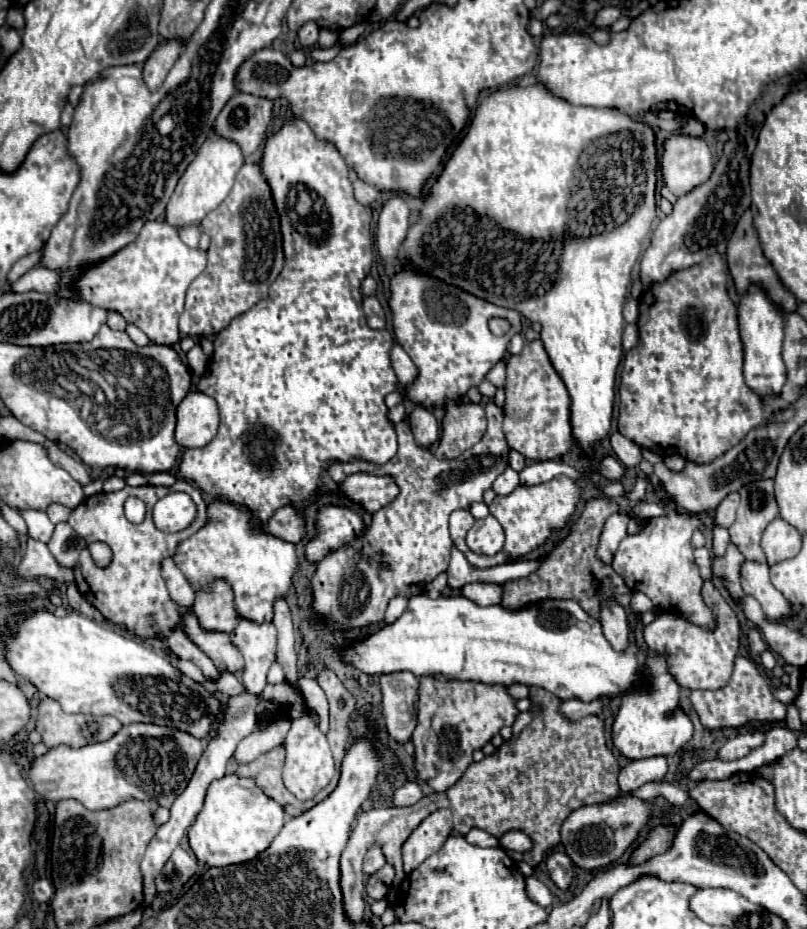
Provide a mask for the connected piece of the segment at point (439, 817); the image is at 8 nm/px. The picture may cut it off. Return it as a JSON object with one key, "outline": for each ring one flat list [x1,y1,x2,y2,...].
{"outline":[[437,809,435,813,431,813,431,817,427,817,403,845,405,871,417,869,427,857,437,853,451,831,453,821,449,809]]}

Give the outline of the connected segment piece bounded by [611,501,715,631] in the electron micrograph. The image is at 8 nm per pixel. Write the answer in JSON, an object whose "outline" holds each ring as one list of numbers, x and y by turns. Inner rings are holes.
{"outline":[[667,501,667,517,655,517,647,519,643,525,643,531,637,535,627,535,611,561,611,567,619,577,623,577,625,585,631,591,641,591,645,593,655,607,675,611,683,615,689,623,713,631,715,629,715,617,711,609,705,605,703,595,701,595,701,575,699,569,693,561,693,549,691,549,691,533,699,527,697,517,681,515,675,511,675,505],[665,527,673,527,667,529],[645,553,645,561,643,561]]}

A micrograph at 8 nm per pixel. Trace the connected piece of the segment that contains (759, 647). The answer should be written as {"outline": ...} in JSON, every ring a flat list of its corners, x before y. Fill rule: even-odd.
{"outline":[[755,627,747,633,747,639,749,639,749,651,755,653,755,655,761,655,765,649,767,649,767,643,763,641,761,637,761,631,757,631]]}

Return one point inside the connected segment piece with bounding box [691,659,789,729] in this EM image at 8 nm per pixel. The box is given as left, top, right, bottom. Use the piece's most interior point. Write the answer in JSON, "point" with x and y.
{"point":[747,698]}

